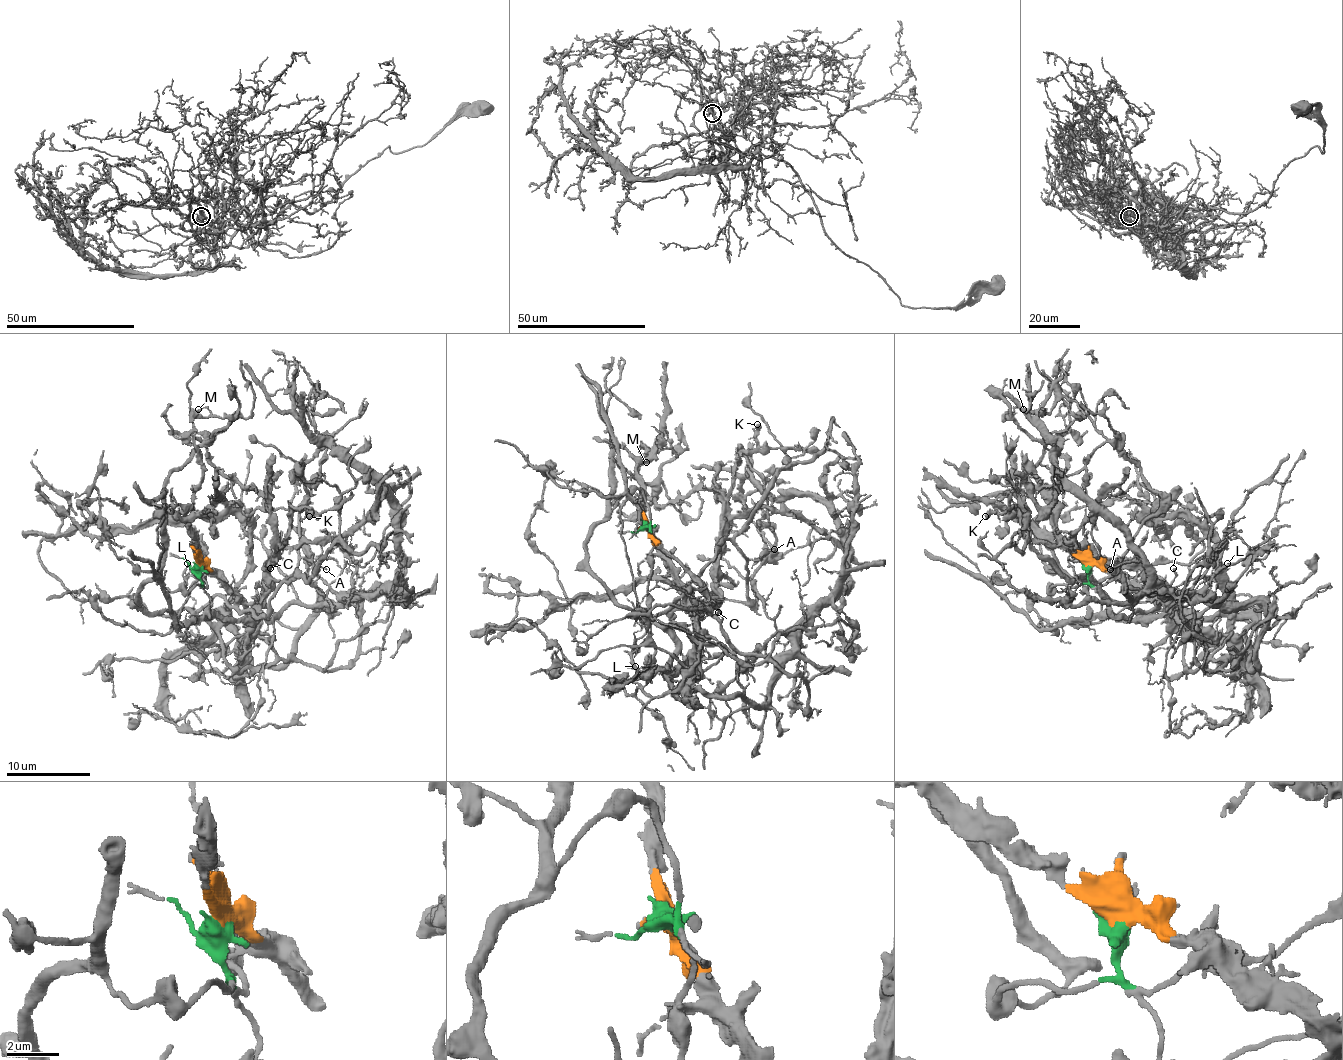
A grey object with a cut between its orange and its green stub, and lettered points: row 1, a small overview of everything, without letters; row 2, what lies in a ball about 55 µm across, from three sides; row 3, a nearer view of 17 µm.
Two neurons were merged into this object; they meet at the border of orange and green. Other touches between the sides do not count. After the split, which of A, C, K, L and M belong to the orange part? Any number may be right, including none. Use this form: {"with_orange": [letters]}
{"with_orange": ["C", "K"]}

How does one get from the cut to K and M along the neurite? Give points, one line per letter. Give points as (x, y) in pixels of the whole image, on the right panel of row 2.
K: (1089, 564), (1114, 569), (1168, 602), (1143, 573), (1083, 560), (1062, 546), (1034, 539), (1016, 508), (984, 516)
M: (1089, 567), (1089, 579), (1049, 590), (1072, 579), (1024, 512), (1020, 479), (1043, 454), (1009, 414), (1024, 410)

